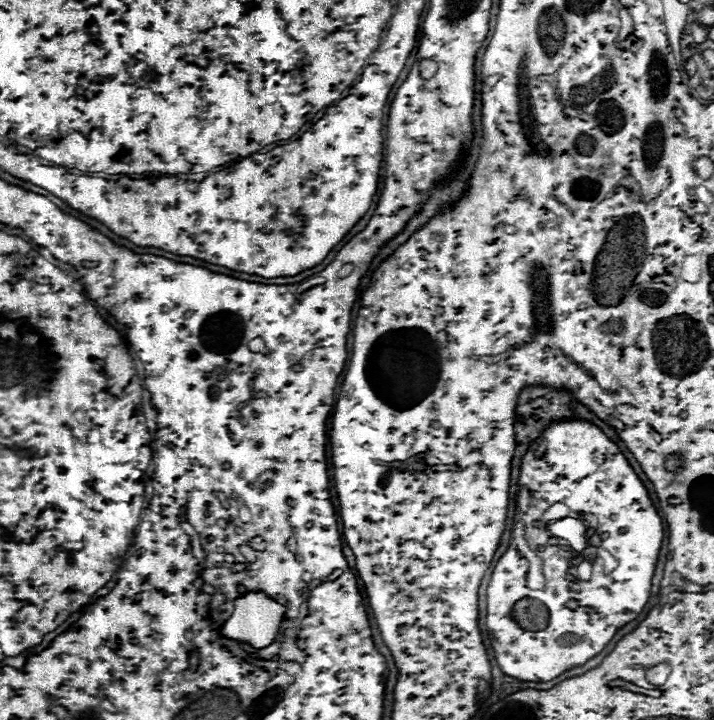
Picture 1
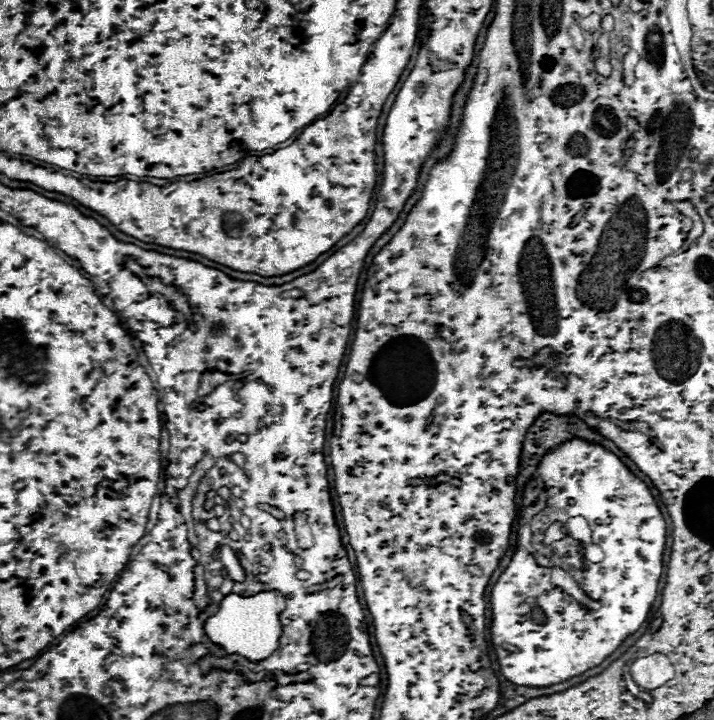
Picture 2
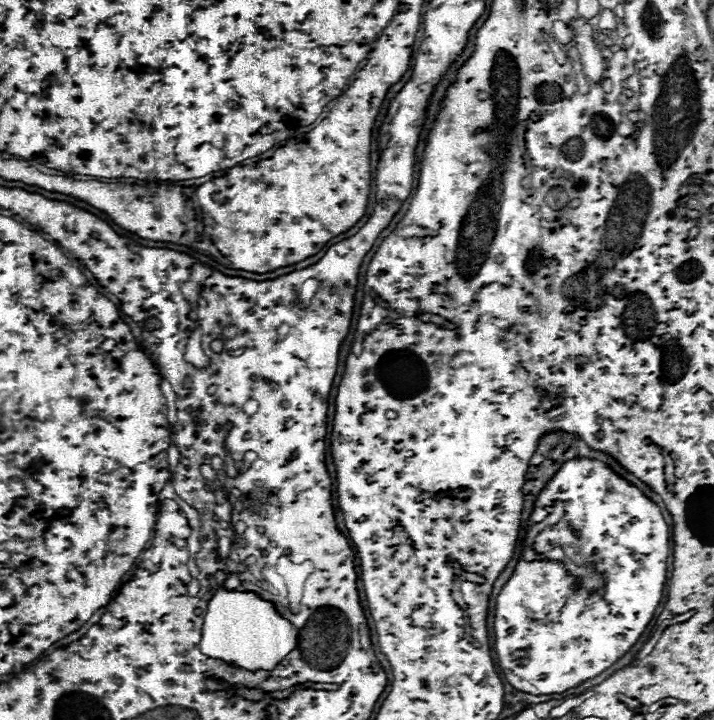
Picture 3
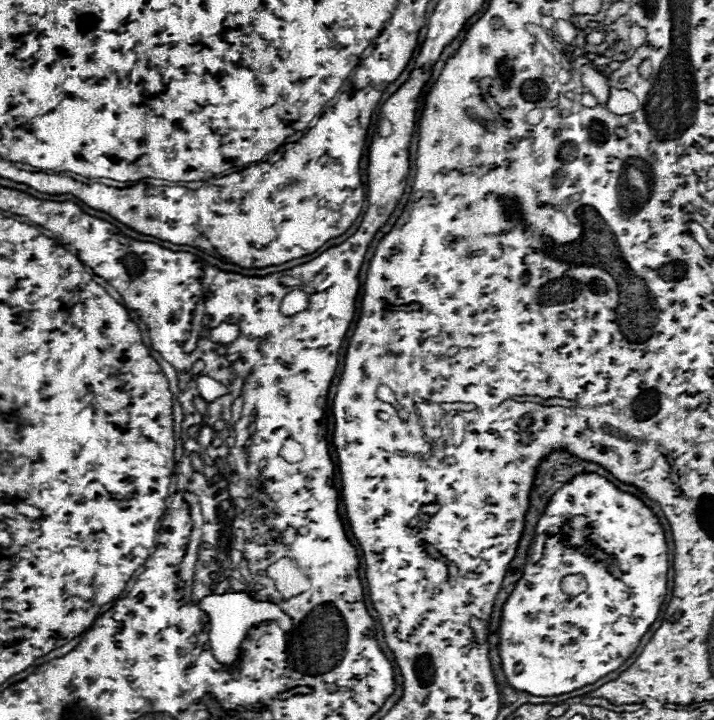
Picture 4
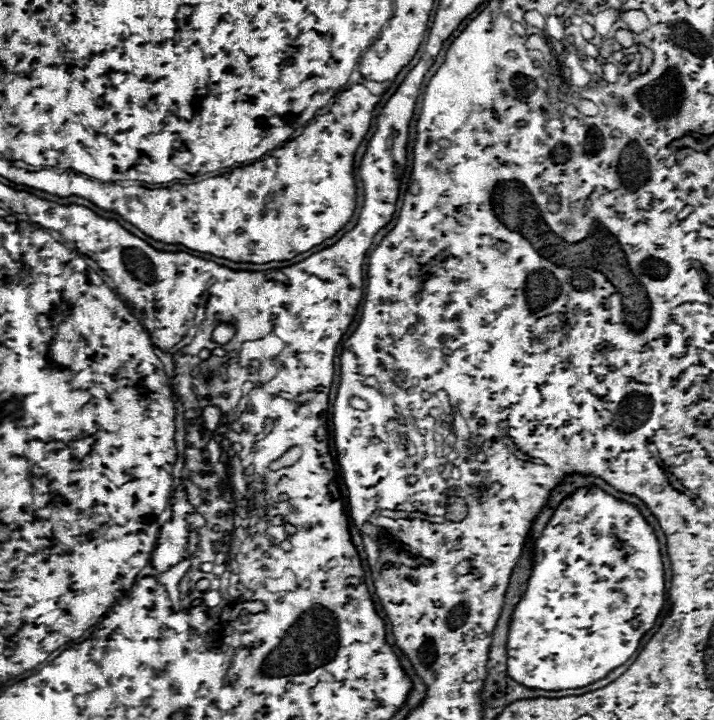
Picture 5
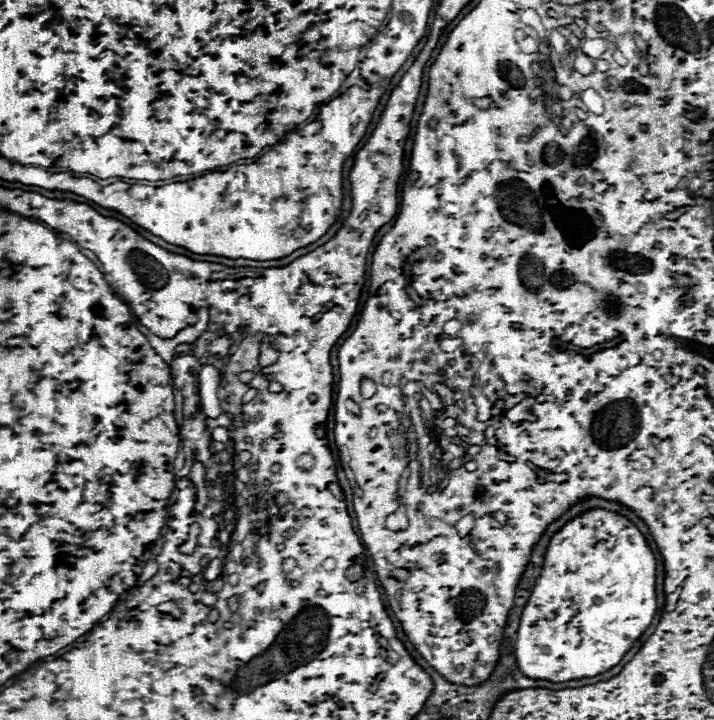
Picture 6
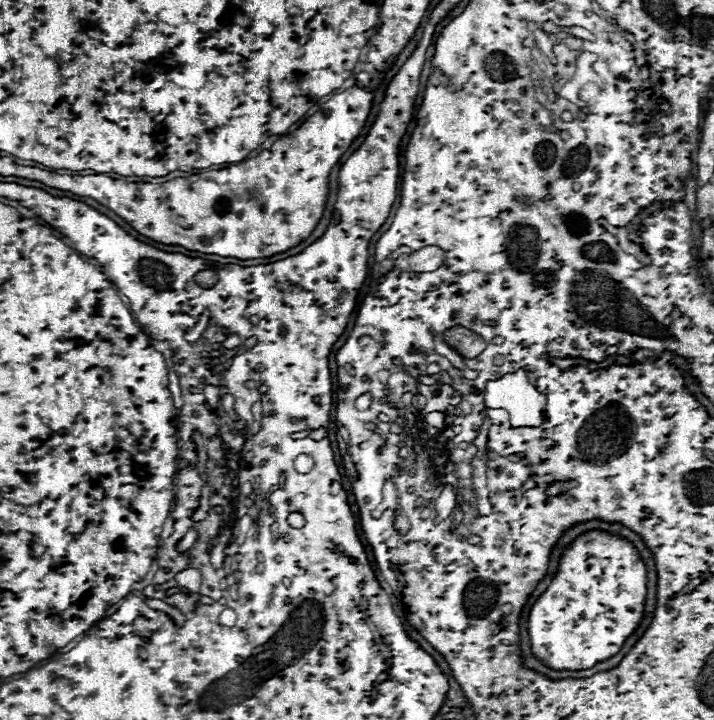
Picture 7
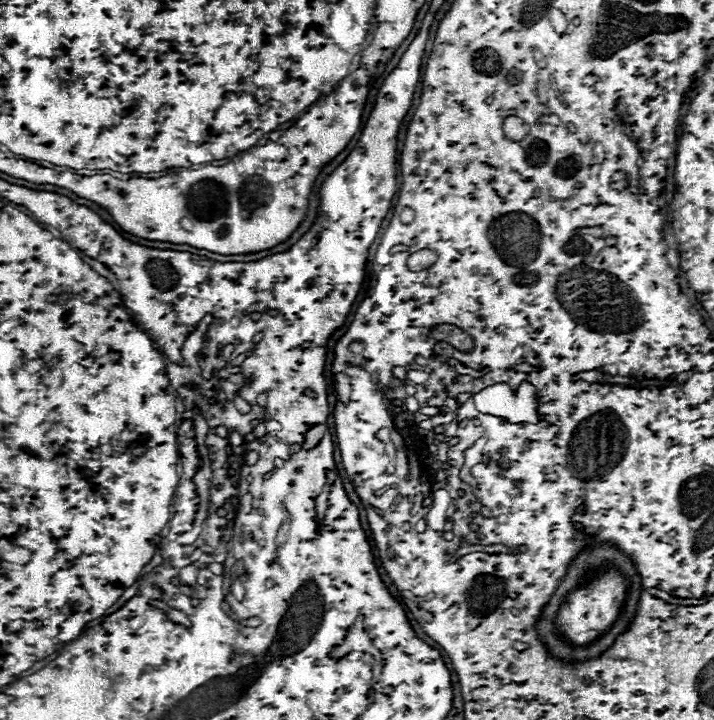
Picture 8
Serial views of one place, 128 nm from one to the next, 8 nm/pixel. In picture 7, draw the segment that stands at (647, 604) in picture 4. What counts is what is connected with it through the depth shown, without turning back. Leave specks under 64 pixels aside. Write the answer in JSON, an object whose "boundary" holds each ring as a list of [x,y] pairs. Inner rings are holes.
{"boundary":[[[588,530],[574,538],[562,552],[560,566],[550,586],[536,598],[528,614],[528,636],[534,658],[552,670],[586,670],[620,652],[624,640],[640,626],[646,602],[646,564],[636,546],[620,536],[604,530]]]}

